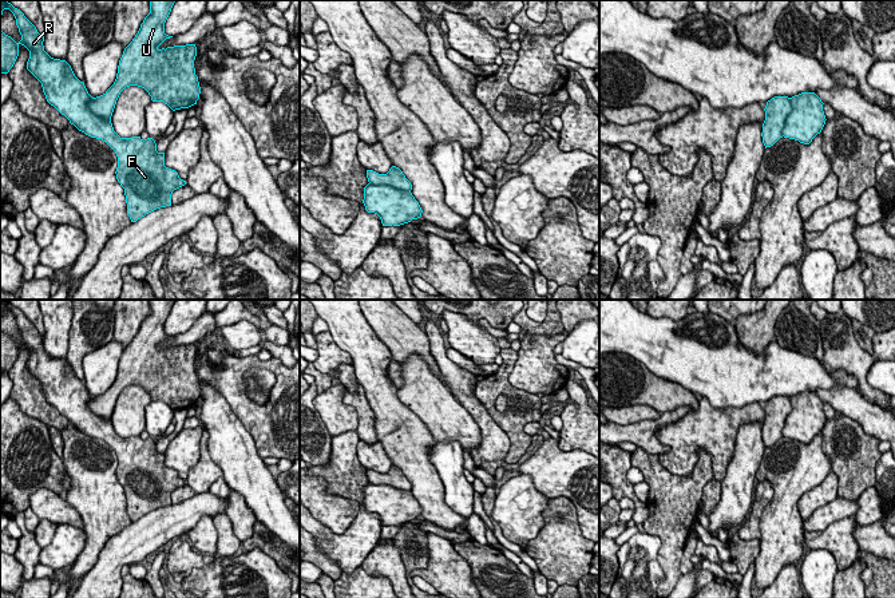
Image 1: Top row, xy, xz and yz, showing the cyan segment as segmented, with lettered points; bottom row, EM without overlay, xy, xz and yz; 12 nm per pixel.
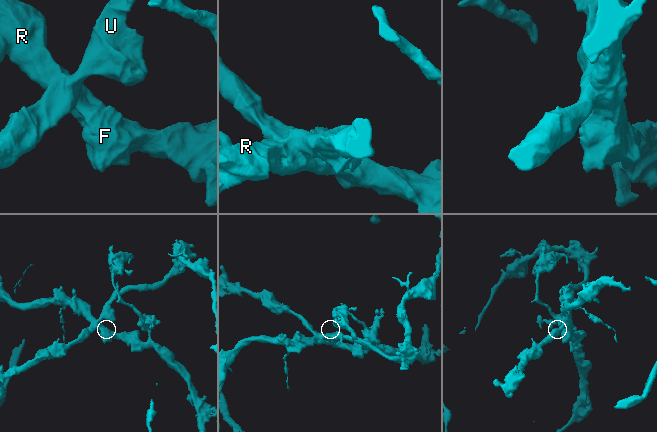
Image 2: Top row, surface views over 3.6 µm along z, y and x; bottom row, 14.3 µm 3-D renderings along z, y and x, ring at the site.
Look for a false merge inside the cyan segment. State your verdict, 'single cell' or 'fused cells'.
fused cells

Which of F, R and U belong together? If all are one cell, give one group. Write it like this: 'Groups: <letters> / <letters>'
Groups: F R / U

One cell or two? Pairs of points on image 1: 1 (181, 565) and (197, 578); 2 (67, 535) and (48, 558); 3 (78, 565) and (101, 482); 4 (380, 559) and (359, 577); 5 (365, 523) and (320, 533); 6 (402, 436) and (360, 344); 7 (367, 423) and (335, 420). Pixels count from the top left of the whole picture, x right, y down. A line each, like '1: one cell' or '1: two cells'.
1: two cells
2: one cell
3: one cell
4: two cells
5: one cell
6: one cell
7: two cells

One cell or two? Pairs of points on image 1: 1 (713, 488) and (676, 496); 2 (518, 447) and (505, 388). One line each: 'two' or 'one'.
1: two
2: one

